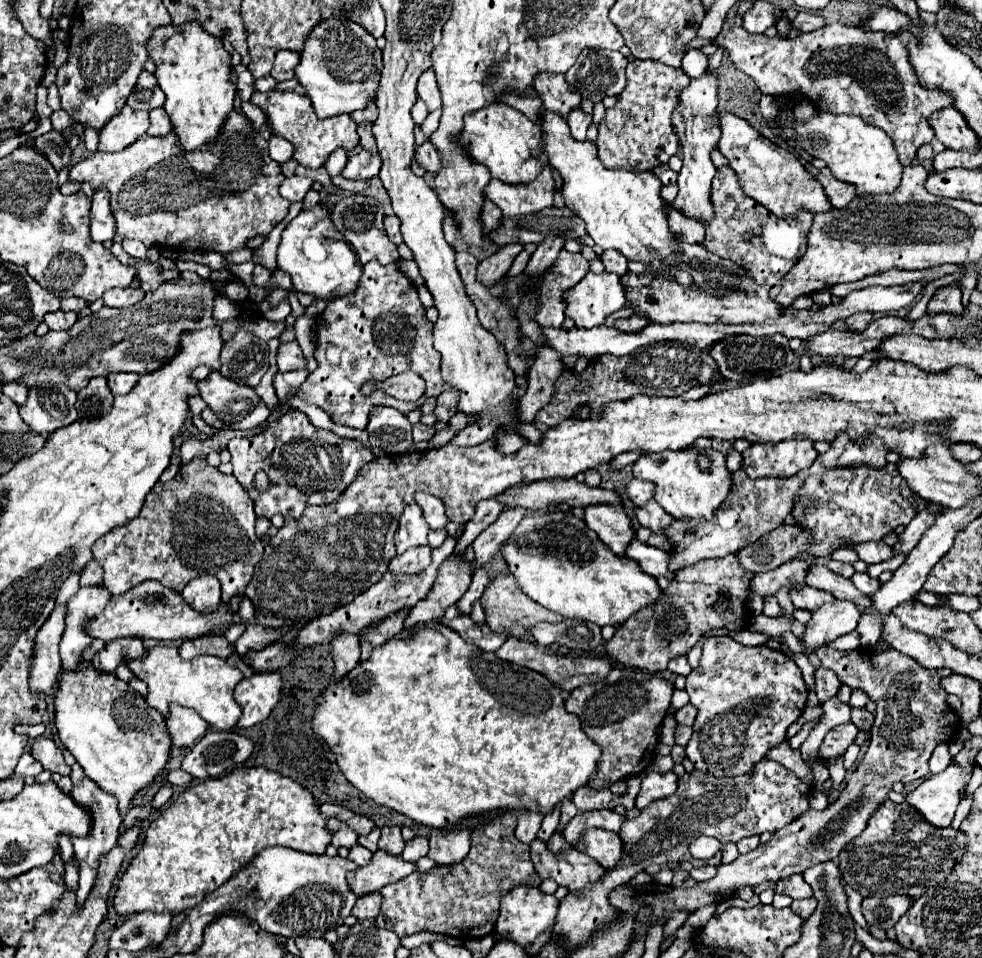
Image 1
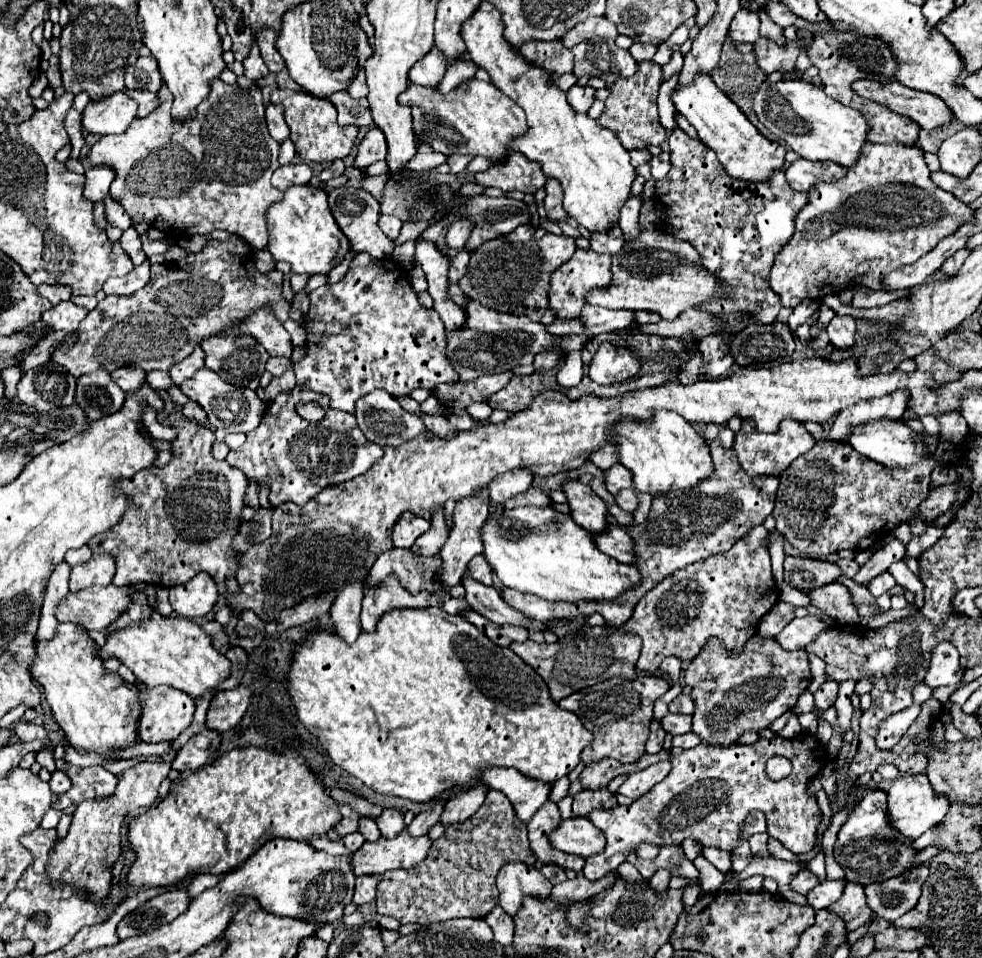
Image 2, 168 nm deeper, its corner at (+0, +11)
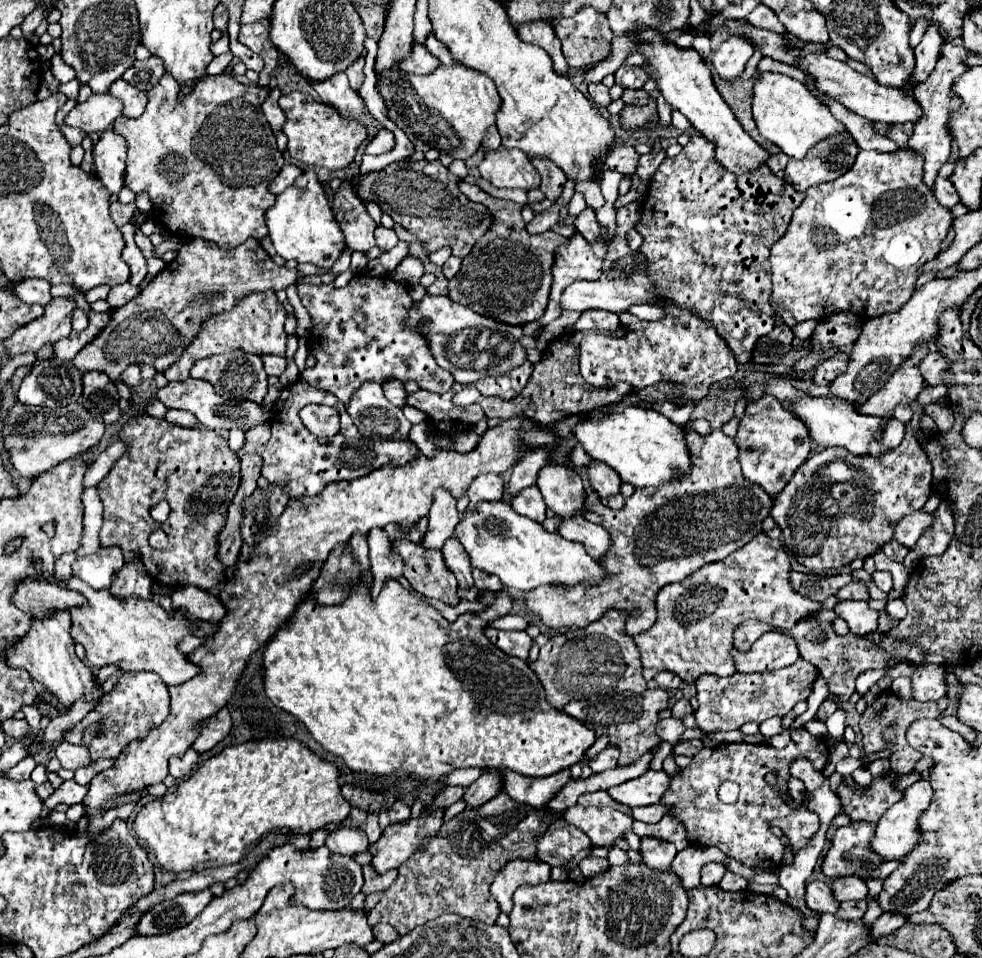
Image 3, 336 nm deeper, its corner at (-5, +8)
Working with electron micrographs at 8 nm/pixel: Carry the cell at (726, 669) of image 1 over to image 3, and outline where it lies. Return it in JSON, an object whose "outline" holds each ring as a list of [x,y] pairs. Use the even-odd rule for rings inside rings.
{"outline":[[[797,660],[795,664],[771,670],[771,672],[755,672],[755,674],[733,674],[727,678],[701,674],[695,680],[699,708],[695,710],[697,726],[705,732],[721,732],[721,730],[739,730],[747,722],[761,724],[773,716],[785,716],[793,710],[799,700],[807,700],[811,694],[811,686],[819,670],[807,660]]]}

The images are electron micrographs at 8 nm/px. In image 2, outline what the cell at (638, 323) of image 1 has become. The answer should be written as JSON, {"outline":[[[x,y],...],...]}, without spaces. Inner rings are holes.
{"outline":[[[586,305],[586,309],[582,309],[578,319],[584,323],[586,335],[594,337],[600,333],[612,333],[618,329],[626,329],[634,321],[634,313],[632,311],[610,311],[610,309]]]}

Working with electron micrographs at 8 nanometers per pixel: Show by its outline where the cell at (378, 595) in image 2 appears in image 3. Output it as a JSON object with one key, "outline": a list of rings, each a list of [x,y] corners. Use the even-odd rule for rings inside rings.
{"outline":[[[371,530],[367,534],[369,542],[369,558],[373,566],[373,588],[371,588],[371,598],[377,598],[383,584],[387,580],[397,580],[403,576],[403,560],[391,552],[391,542],[385,534],[385,530]]]}

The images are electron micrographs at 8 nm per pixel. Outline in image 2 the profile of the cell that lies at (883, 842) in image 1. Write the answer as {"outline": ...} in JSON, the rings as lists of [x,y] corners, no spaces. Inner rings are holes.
{"outline":[[[868,791],[862,801],[856,803],[848,819],[838,831],[838,839],[834,843],[834,859],[844,869],[846,879],[852,883],[860,883],[862,887],[870,883],[882,883],[890,877],[896,877],[908,871],[908,861],[918,851],[908,845],[906,839],[898,837],[896,831],[890,829],[886,821],[886,793],[884,791]]]}

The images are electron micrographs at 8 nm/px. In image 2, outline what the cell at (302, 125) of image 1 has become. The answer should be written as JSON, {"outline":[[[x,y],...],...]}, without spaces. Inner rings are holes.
{"outline":[[[276,89],[272,93],[272,103],[280,103],[286,109],[286,123],[292,129],[290,139],[296,147],[298,157],[304,161],[314,163],[332,163],[334,159],[344,159],[358,135],[358,127],[340,127],[336,123],[336,109],[330,105],[328,99],[318,99],[306,91],[292,91],[292,89]]]}

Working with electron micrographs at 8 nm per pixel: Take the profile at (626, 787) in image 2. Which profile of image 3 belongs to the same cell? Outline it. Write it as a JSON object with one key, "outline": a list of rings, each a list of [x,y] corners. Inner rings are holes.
{"outline":[[[647,770],[643,776],[627,780],[625,784],[609,788],[609,796],[631,808],[657,804],[661,794],[669,788],[669,774],[665,770]]]}

